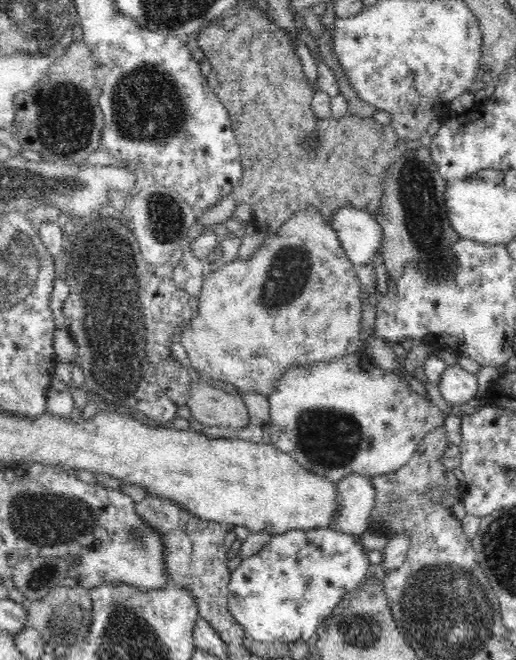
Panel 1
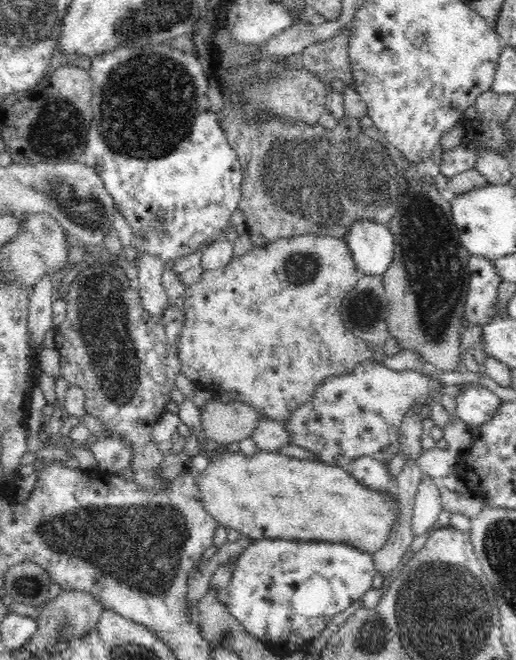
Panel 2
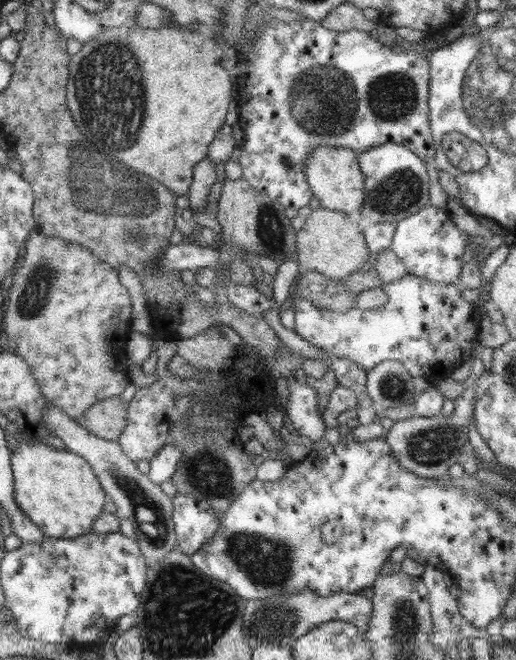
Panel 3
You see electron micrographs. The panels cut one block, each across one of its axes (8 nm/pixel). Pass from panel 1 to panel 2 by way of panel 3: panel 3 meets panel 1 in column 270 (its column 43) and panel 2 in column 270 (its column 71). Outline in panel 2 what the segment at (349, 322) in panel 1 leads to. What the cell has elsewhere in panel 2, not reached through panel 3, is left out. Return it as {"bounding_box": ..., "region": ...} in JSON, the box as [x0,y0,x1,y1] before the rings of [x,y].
{"bounding_box":[176,234,372,424],"region":[[[315,234],[291,236],[290,238],[284,237],[283,239],[278,239],[274,242],[266,243],[262,246],[253,246],[250,252],[247,252],[242,256],[233,258],[226,266],[224,266],[224,268],[219,268],[216,270],[204,270],[201,278],[197,282],[192,284],[192,286],[187,286],[183,294],[183,296],[185,297],[184,304],[182,306],[182,309],[184,309],[184,328],[180,330],[180,334],[178,334],[178,342],[176,342],[176,345],[178,345],[178,348],[176,348],[178,353],[178,360],[180,360],[180,363],[182,363],[182,370],[180,370],[180,374],[184,374],[184,376],[192,380],[196,385],[196,388],[207,391],[211,391],[212,388],[214,388],[216,390],[224,390],[224,392],[231,392],[229,395],[232,402],[243,402],[244,404],[253,406],[256,410],[258,410],[260,413],[263,413],[266,417],[270,417],[277,422],[286,424],[286,422],[290,420],[292,411],[295,411],[296,407],[299,407],[301,404],[308,402],[311,399],[311,396],[315,393],[315,390],[324,382],[324,379],[327,379],[329,376],[343,375],[344,373],[348,373],[350,371],[353,371],[355,368],[358,368],[359,364],[368,363],[370,362],[370,360],[372,360],[372,351],[368,348],[367,342],[354,335],[354,332],[346,329],[344,320],[342,320],[342,311],[340,311],[340,306],[342,306],[342,302],[344,302],[346,294],[348,294],[350,290],[354,290],[354,288],[356,288],[356,284],[358,284],[360,276],[361,272],[356,267],[356,263],[352,258],[347,242],[343,238],[336,238],[333,236],[318,236]]]}

